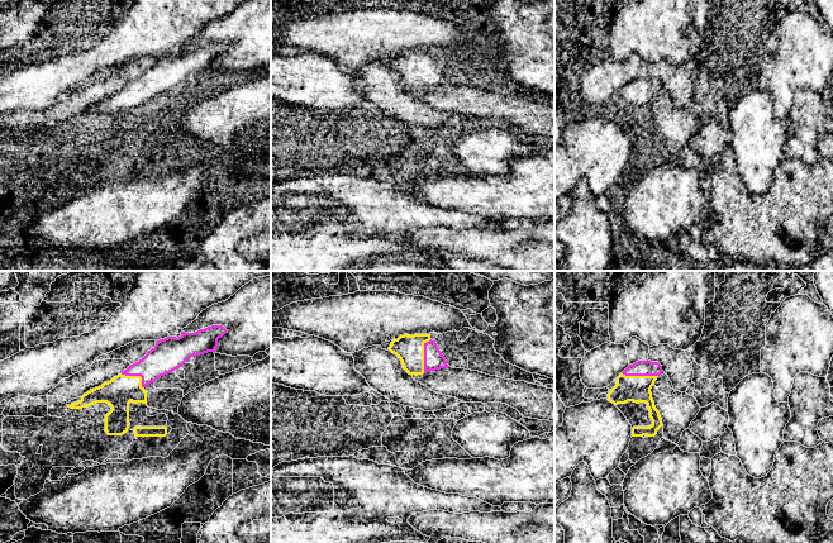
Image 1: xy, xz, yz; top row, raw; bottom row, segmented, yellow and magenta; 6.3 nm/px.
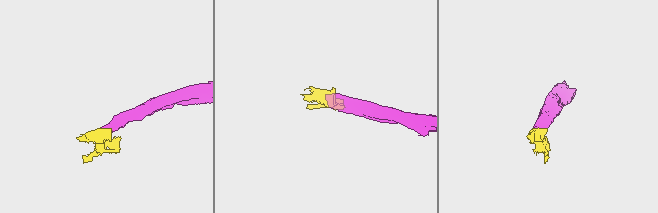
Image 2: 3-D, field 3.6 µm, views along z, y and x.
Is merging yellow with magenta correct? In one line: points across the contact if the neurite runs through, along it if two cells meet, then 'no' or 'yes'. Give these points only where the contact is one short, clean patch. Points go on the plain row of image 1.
across xz (409, 65), (423, 72), (433, 75) | yes

